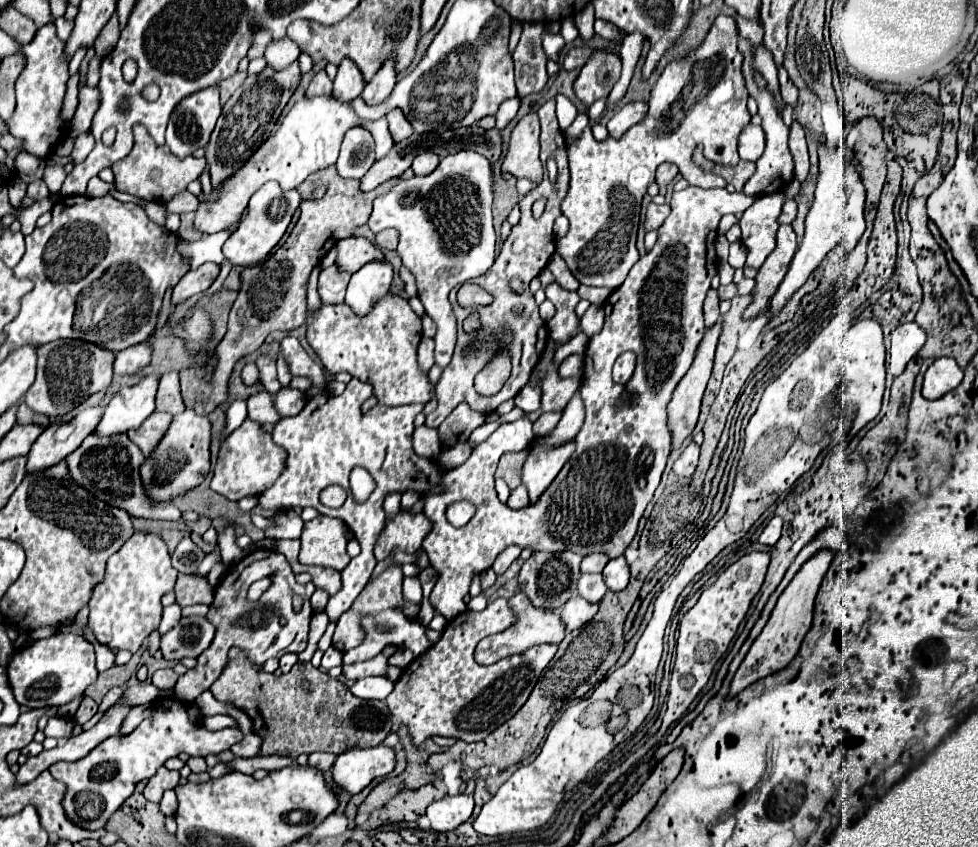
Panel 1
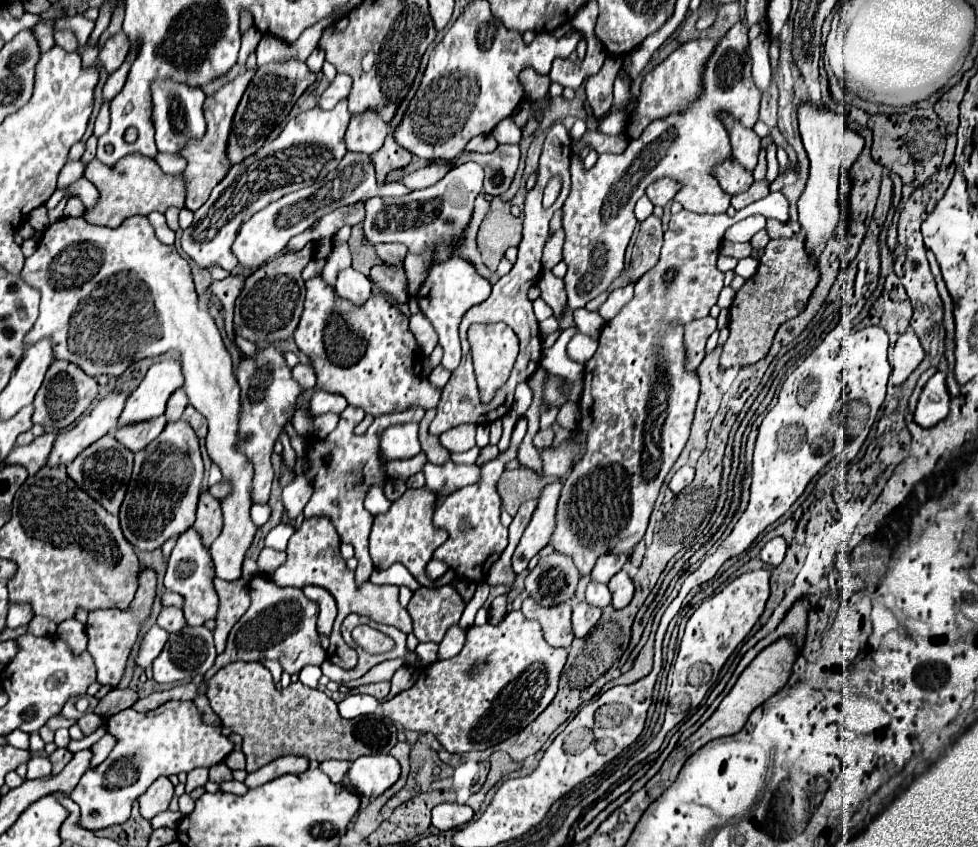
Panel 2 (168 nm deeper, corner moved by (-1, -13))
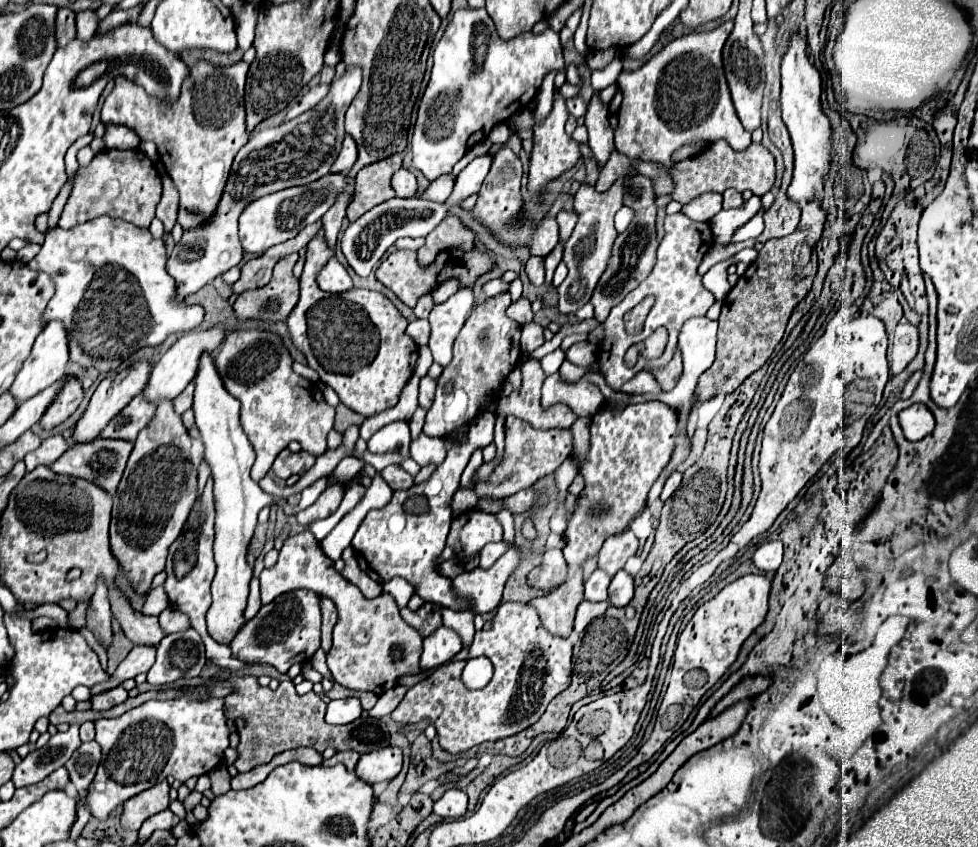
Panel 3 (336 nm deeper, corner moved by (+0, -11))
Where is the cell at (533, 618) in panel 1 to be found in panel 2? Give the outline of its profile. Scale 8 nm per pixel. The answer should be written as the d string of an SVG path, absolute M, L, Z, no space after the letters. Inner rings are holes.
M526 599L522 603L522 613L526 619L534 619L542 625L544 631L544 639L550 647L564 647L568 649L574 633L572 633L572 625L570 625L570 613L572 613L572 605L570 601L558 607L538 607L534 603L534 599Z

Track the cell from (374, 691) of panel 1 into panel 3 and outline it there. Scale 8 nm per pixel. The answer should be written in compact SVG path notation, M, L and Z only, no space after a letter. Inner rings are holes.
M335 699L327 703L325 721L331 725L353 723L361 715L361 705L355 699Z

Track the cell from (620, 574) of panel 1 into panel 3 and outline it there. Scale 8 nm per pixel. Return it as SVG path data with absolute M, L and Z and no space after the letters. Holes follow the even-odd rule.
M619 571L609 587L609 601L615 607L625 607L633 599L633 577L625 571Z

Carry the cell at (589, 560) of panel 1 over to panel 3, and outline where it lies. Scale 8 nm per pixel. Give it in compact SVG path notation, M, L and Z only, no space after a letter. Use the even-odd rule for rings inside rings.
M631 529L615 533L603 543L599 551L599 567L613 577L619 569L623 569L625 561L637 553L637 547L639 541Z

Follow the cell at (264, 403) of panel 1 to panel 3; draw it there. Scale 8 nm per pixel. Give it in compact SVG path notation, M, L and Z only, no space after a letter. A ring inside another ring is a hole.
M285 448L276 457L272 470L281 479L286 480L290 476L309 470L316 462L316 457L305 452L292 453Z

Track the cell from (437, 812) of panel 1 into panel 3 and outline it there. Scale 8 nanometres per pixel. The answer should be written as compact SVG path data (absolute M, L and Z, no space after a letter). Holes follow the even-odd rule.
M449 789L441 799L435 801L433 811L439 817L463 817L467 813L467 793L459 789Z

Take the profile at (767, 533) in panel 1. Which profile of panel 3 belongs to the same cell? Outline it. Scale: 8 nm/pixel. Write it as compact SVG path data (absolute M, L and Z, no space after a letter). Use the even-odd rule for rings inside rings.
M767 541L767 543L759 545L753 553L753 563L769 575L779 569L781 559L783 559L783 543L781 541Z

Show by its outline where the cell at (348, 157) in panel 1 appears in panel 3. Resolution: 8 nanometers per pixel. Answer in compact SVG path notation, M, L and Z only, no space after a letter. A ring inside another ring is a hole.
M329 173L317 179L309 187L289 187L255 199L239 215L239 239L243 249L247 253L261 253L273 245L279 245L295 237L301 231L301 227L319 221L327 213L327 209L333 205L333 199L337 197L337 193L341 193L343 187L345 187L345 175Z

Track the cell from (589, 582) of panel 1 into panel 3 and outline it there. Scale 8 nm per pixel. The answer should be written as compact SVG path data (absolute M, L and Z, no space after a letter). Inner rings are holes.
M597 569L593 571L593 575L585 581L585 599L589 601L607 601L607 589L609 589L611 577Z

